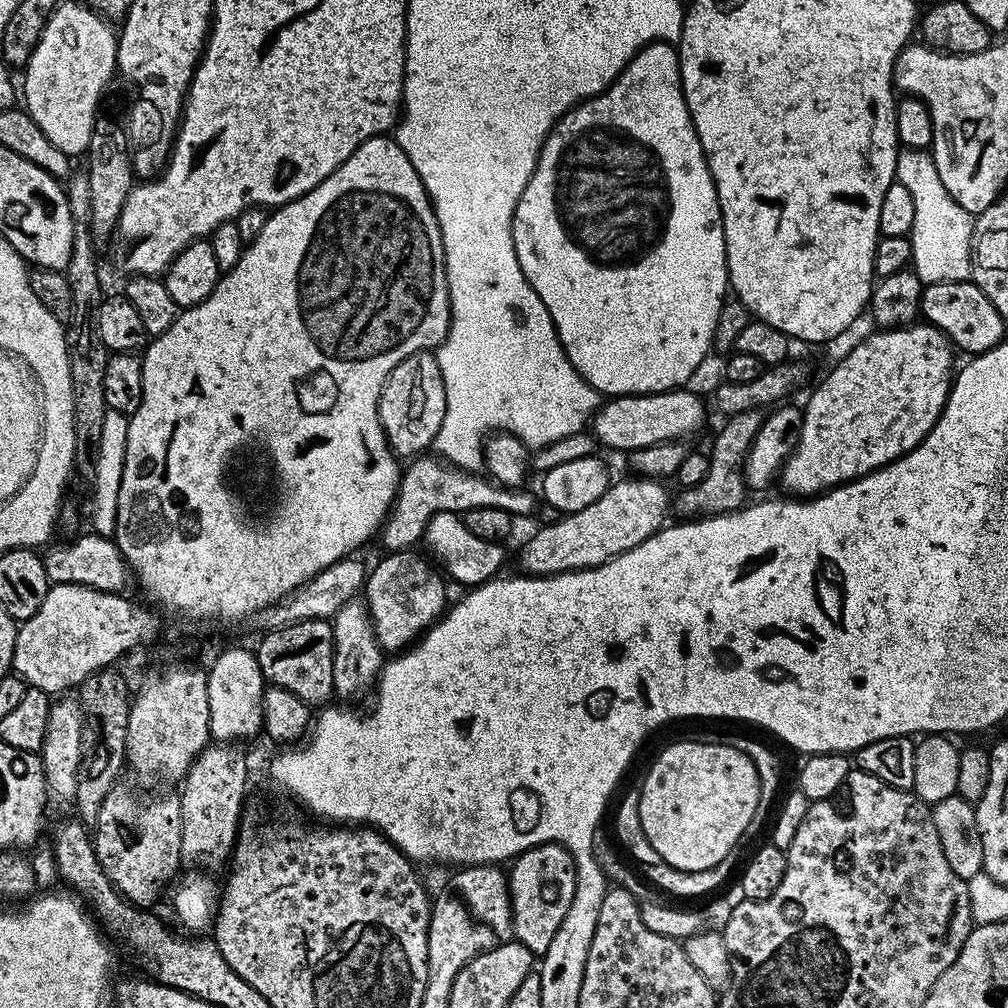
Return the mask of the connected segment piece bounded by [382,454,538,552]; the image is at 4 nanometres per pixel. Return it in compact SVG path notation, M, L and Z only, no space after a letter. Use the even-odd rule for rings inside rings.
M421 455L409 464L412 465L403 469L396 491L396 501L392 503L391 513L382 529L385 549L388 552L402 552L416 546L416 543L420 544L424 539L427 523L434 514L443 511L462 514L478 506L498 506L498 510L506 510L513 517L520 518L531 517L538 507L538 496L536 500L534 493L524 492L520 488L505 488L503 484L493 482L487 475L465 472L435 455Z

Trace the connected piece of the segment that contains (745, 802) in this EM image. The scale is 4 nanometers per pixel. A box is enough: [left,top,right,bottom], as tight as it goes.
[639,740,760,872]

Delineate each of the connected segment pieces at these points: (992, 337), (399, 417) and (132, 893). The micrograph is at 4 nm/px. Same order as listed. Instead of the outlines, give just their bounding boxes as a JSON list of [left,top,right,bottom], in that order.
[[920,279,1006,354],[380,350,446,457],[90,782,182,906]]

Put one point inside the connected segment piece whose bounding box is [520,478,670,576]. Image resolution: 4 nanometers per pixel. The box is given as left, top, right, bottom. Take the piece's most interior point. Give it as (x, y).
(627, 513)

